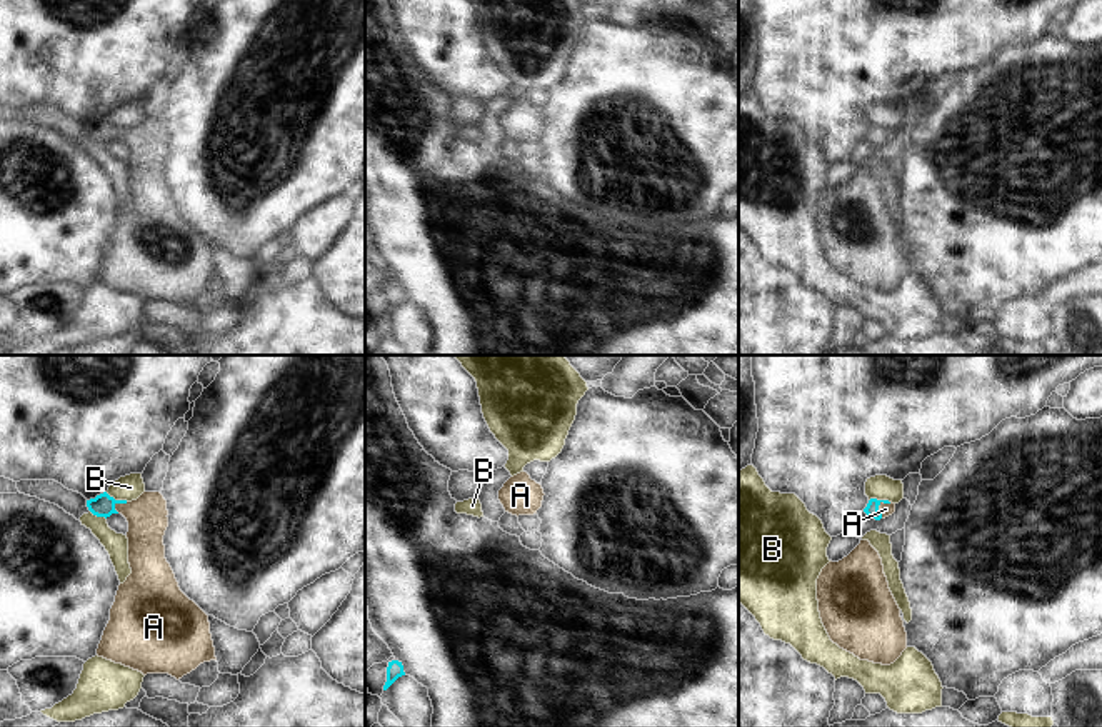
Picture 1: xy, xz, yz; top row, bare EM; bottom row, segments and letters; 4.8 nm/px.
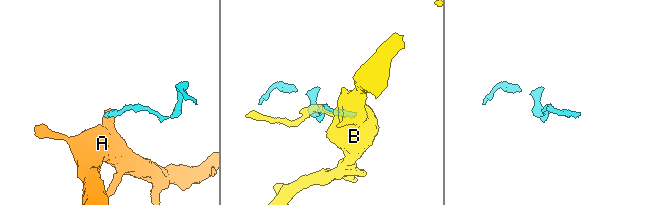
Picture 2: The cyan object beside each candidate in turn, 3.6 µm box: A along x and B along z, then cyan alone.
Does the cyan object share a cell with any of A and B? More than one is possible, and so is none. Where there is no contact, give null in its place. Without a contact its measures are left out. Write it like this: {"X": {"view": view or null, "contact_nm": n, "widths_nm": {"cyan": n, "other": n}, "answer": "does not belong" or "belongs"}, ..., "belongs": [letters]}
{"A": {"view": "yz", "contact_nm": 90, "widths_nm": {"cyan": 70, "other": 60}, "answer": "belongs"}, "B": {"view": "xy", "contact_nm": 120, "widths_nm": {"cyan": 110, "other": 120}, "answer": "does not belong"}, "belongs": ["A"]}

